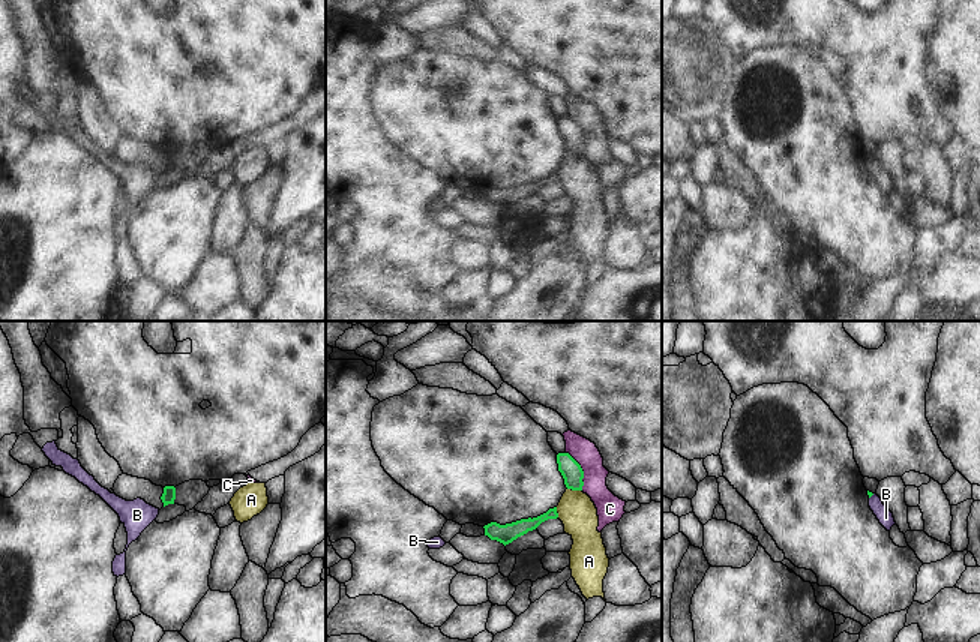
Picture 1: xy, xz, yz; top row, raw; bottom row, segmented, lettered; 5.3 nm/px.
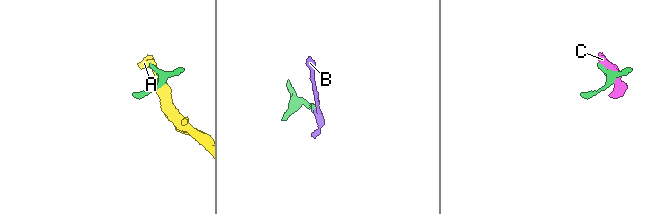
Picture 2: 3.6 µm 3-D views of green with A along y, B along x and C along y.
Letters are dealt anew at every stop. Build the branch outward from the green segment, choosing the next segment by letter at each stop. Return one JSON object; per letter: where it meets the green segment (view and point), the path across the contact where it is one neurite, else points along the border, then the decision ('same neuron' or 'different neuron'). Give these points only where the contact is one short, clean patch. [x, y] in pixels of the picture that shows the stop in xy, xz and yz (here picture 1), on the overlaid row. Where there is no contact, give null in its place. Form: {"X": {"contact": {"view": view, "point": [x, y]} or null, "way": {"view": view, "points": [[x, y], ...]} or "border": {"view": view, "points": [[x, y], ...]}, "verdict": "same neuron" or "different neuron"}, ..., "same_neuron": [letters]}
{"A": {"contact": {"view": "xz", "point": [575, 489]}, "verdict": "different neuron"}, "B": {"contact": {"view": "yz", "point": [871, 495]}, "way": {"view": "yz", "points": [[869, 494], [871, 495], [886, 518]]}, "verdict": "same neuron"}, "C": {"contact": {"view": "xz", "point": [583, 471]}, "border": {"view": "xz", "points": [[566, 452], [583, 471], [583, 489]]}, "verdict": "different neuron"}, "same_neuron": ["B"]}

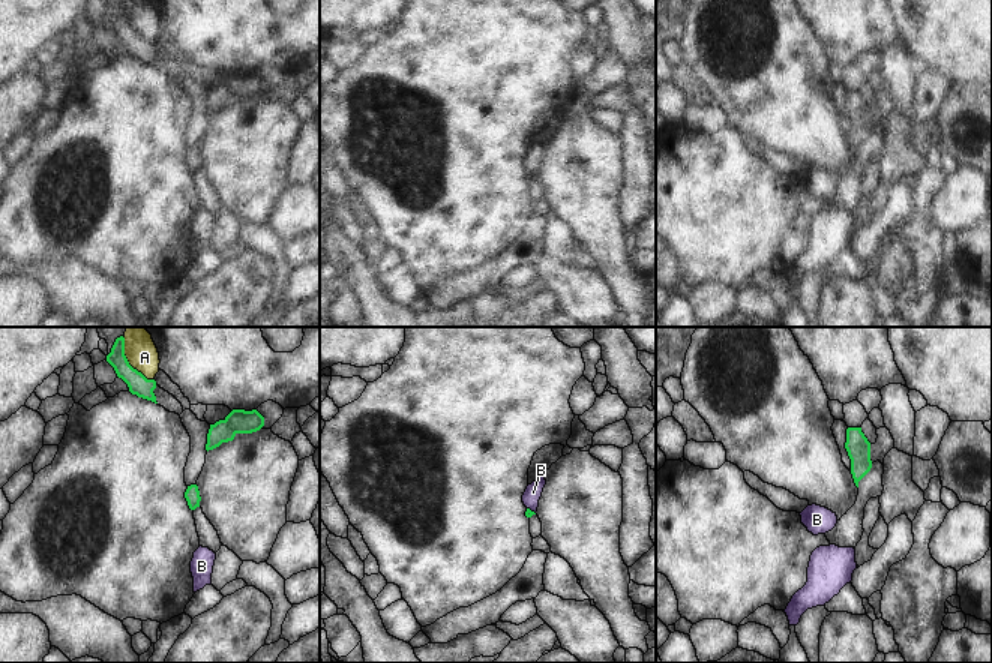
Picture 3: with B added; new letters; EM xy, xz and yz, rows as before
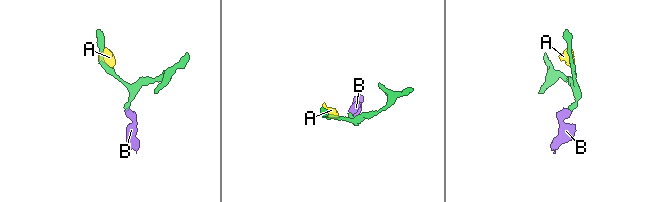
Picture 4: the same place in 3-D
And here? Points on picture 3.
{"A": {"contact": {"view": "xy", "point": [128, 362]}, "border": {"view": "xy", "points": [[122, 336], [126, 360], [147, 378], [153, 380]]}, "verdict": "different neuron"}, "B": {"contact": {"view": "xz", "point": [530, 510]}, "way": {"view": "xz", "points": [[529, 513], [530, 510], [533, 492]]}, "verdict": "same neuron"}, "same_neuron": ["B"]}

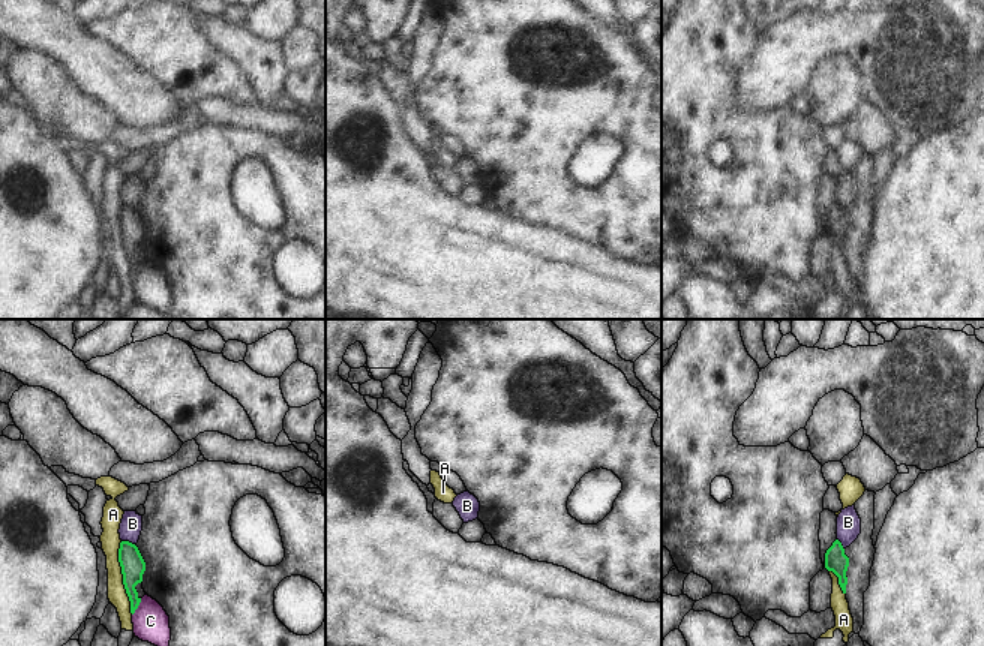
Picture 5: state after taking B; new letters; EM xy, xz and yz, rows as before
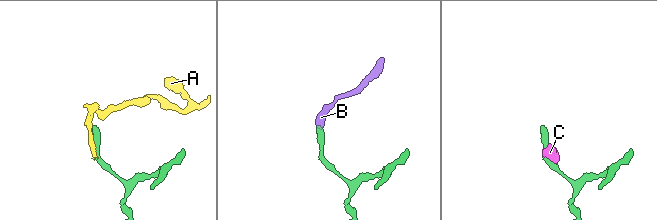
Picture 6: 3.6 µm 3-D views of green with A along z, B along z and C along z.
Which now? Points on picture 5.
{"A": {"contact": {"view": "xy", "point": [123, 577]}, "verdict": "different neuron"}, "B": {"contact": {"view": "xy", "point": [128, 541]}, "border": {"view": "xy", "points": [[122, 540], [128, 540], [135, 546]]}, "verdict": "different neuron"}, "C": {"contact": {"view": "xy", "point": [137, 607]}, "border": {"view": "xy", "points": [[141, 598], [132, 615]]}, "verdict": "different neuron"}, "same_neuron": []}

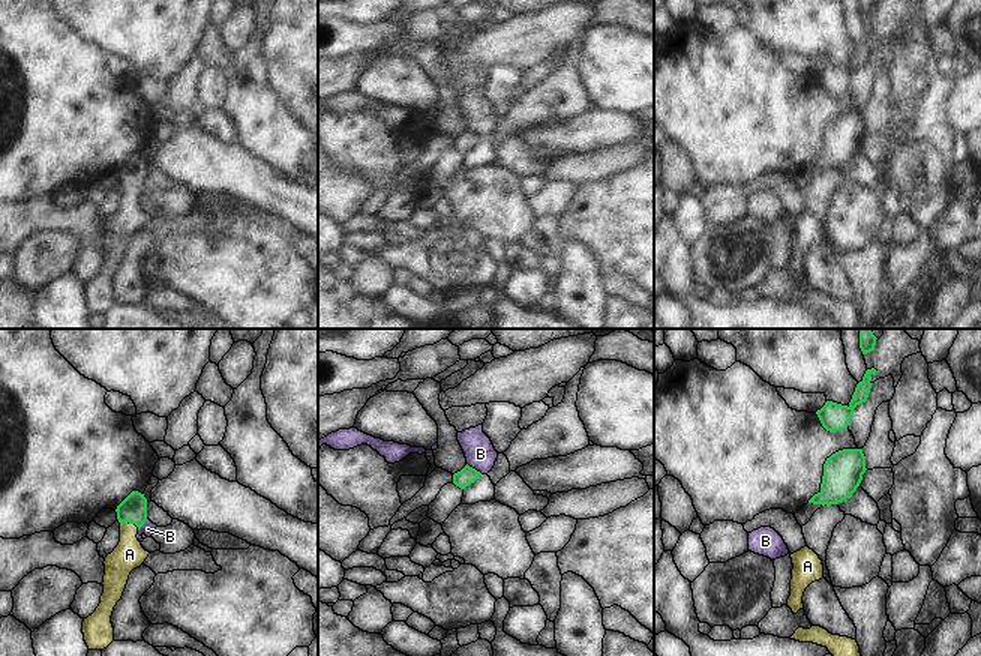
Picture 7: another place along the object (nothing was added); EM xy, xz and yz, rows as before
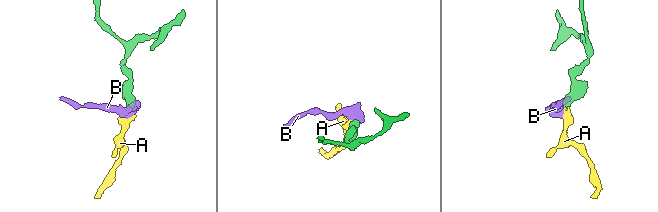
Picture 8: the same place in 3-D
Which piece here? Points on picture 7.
{"A": {"contact": {"view": "xy", "point": [129, 523]}, "way": {"view": "xy", "points": [[132, 509], [129, 523], [129, 554]]}, "verdict": "same neuron"}, "B": {"contact": {"view": "xz", "point": [474, 469]}, "border": {"view": "xz", "points": [[467, 463], [482, 473]]}, "verdict": "different neuron"}, "same_neuron": ["A"]}

